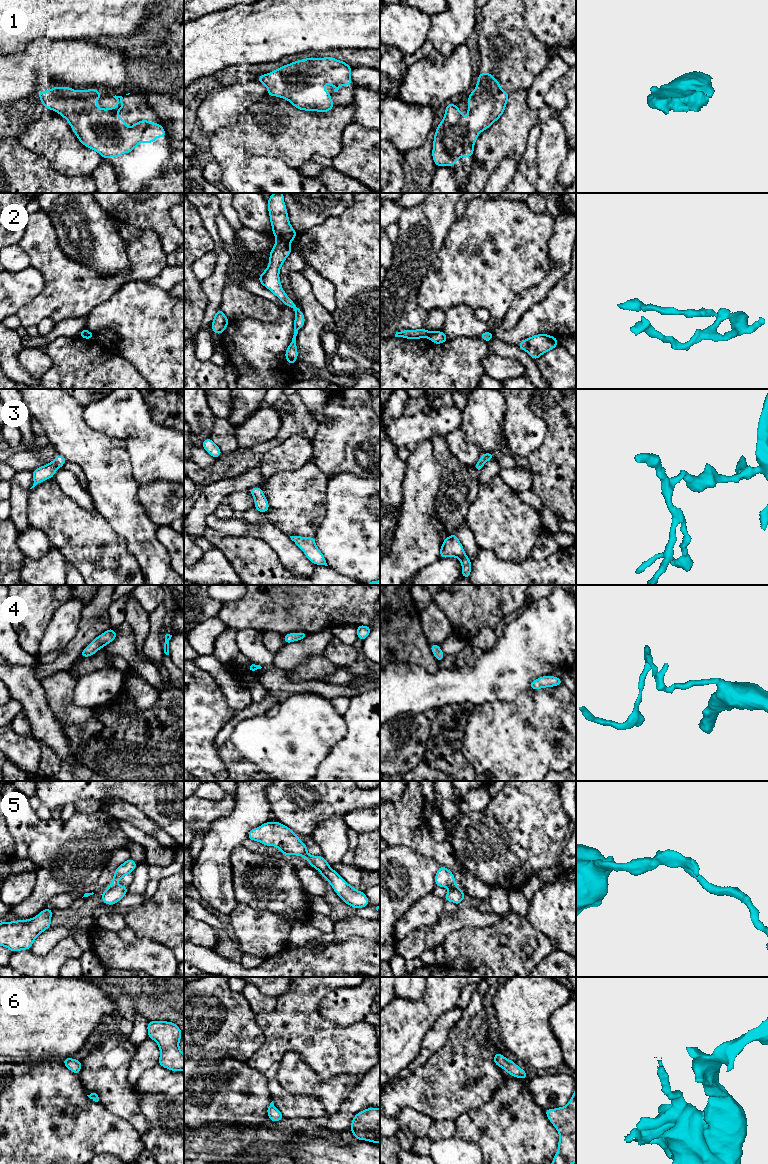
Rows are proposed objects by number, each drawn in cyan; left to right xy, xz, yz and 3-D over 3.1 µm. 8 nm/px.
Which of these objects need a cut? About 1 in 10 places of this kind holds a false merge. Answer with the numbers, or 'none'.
5

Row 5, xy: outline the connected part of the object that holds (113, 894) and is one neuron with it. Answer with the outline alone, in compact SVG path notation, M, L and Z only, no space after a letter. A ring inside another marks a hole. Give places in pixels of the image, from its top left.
M113 885L102 892L102 902L107 905L116 904L127 894L128 886Z

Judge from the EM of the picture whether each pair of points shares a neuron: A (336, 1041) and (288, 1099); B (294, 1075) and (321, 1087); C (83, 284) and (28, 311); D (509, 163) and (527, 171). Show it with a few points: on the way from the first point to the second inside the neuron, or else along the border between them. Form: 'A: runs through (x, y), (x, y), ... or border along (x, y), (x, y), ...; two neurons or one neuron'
A: runs through (310, 1044), (286, 1044), (272, 1058), (272, 1074); one neuron
B: runs through (301, 1079), (314, 1084); one neuron
C: runs through (69, 291), (59, 300), (42, 306); one neuron
D: border along (519, 161), (519, 167), (509, 182); two neurons

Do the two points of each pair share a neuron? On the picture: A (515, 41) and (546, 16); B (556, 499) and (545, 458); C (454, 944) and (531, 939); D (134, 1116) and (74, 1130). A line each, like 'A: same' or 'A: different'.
A: different
B: same
C: same
D: different

